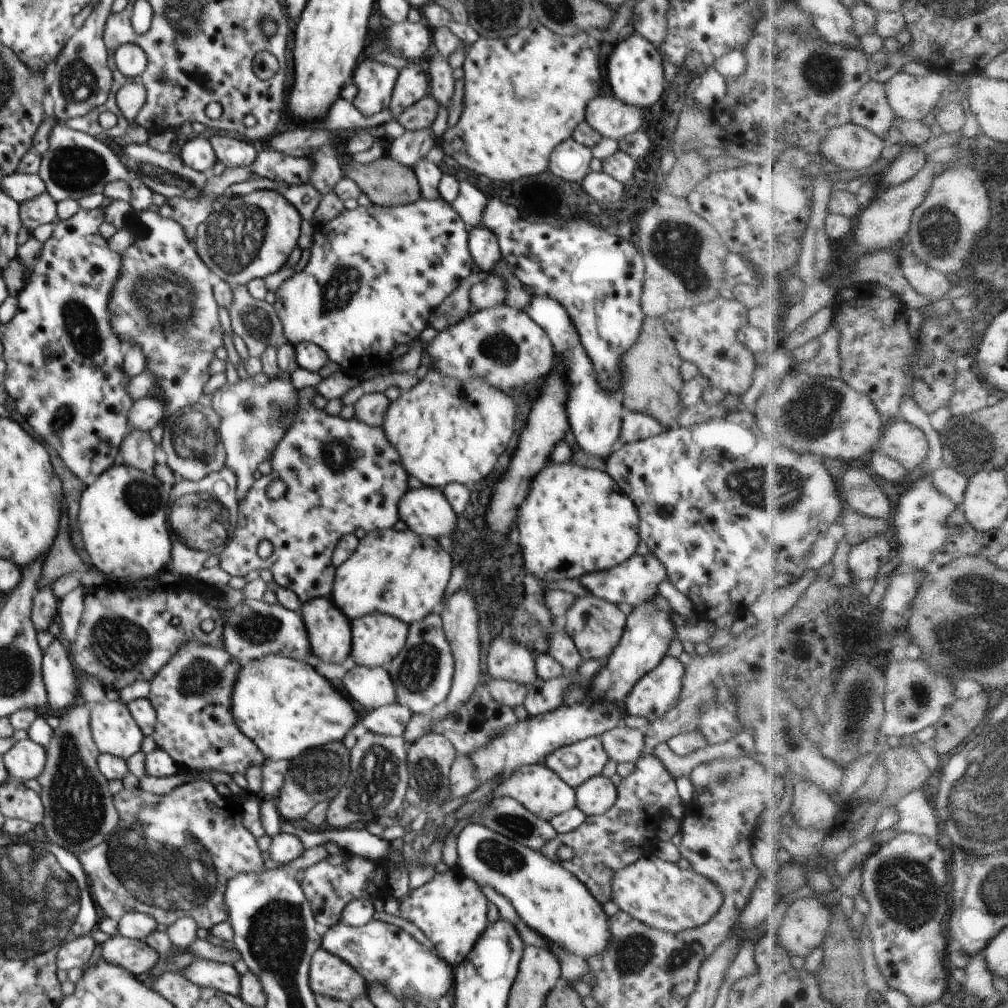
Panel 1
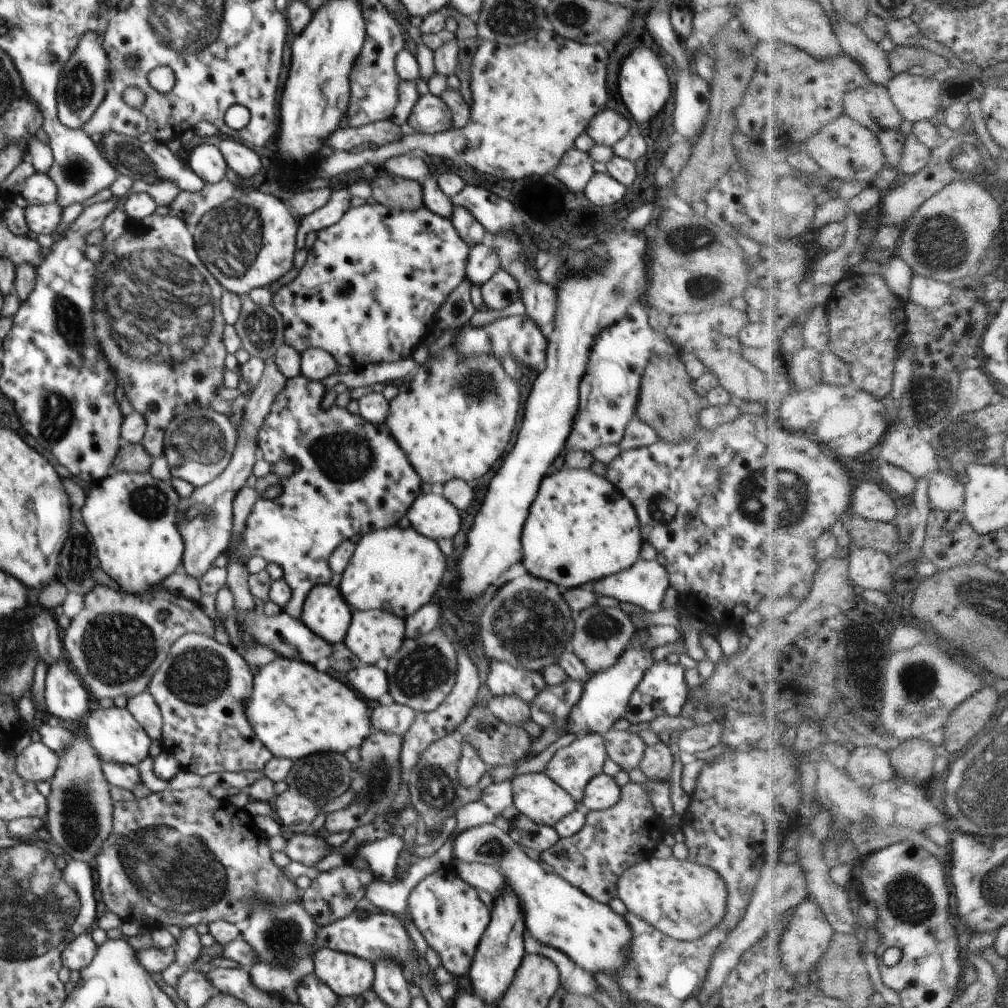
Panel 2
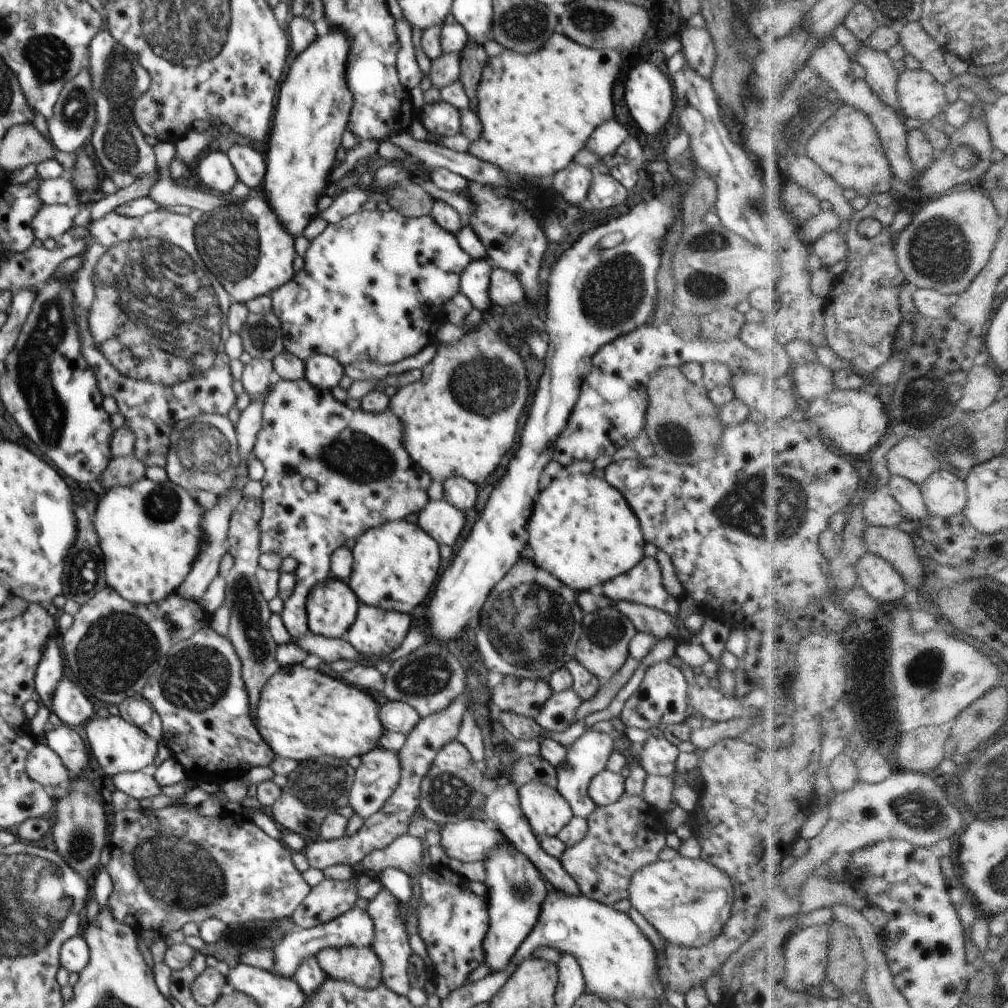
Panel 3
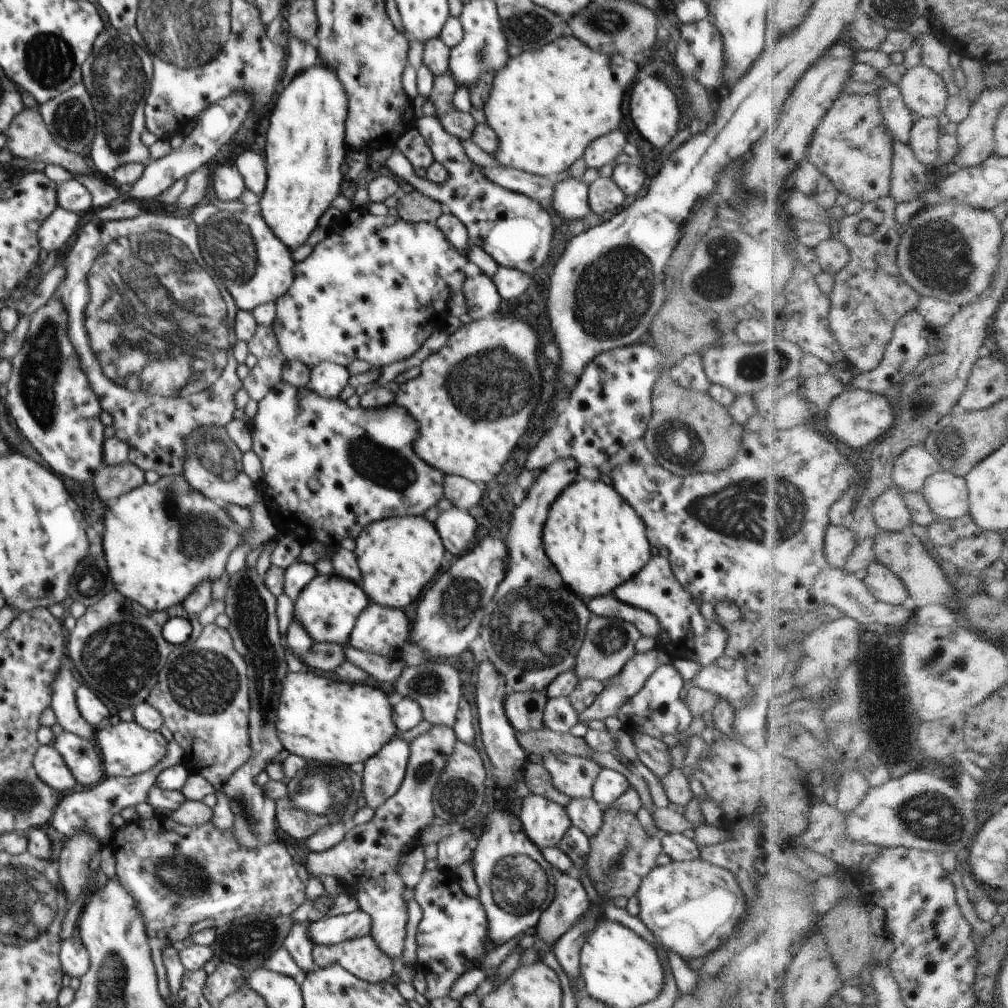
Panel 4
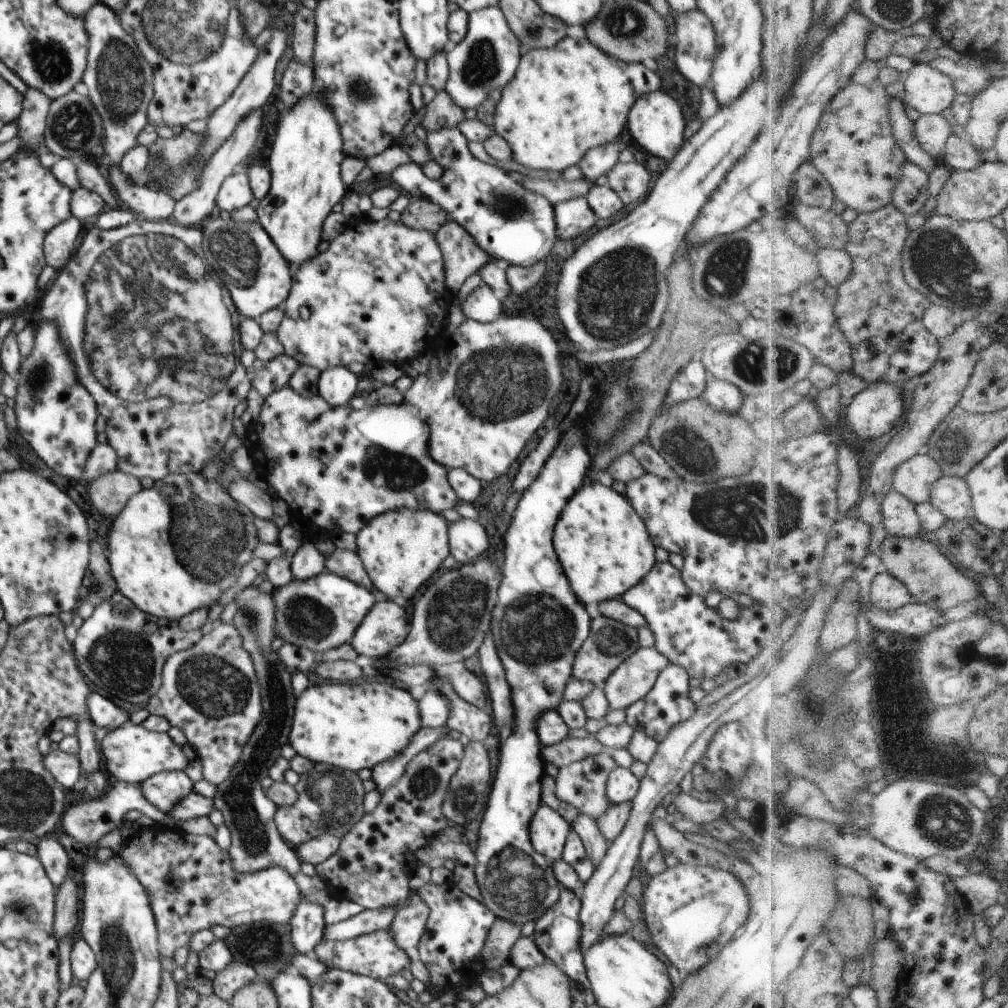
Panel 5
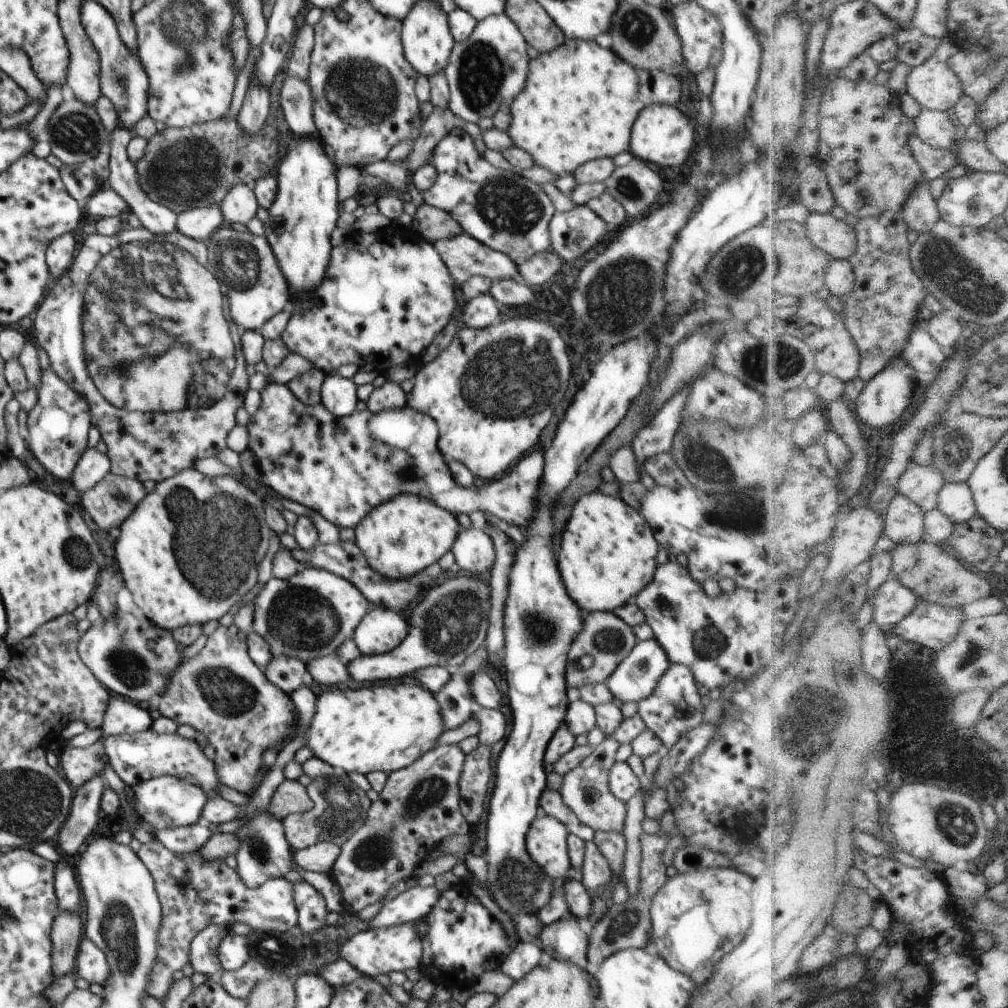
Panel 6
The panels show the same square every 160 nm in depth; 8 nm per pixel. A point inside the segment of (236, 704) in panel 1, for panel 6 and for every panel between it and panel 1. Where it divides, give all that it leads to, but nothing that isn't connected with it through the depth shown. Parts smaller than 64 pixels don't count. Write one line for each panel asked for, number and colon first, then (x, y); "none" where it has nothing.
2: (295, 710)
3: (303, 714)
4: (319, 719)
5: (354, 726)
6: (378, 728)

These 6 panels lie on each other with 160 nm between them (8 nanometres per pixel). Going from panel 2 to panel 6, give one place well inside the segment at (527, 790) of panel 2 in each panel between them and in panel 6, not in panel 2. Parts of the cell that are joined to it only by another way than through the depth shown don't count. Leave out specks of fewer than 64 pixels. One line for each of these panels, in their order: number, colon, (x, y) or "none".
3: (547, 811)
4: (545, 822)
5: (548, 831)
6: (546, 842)

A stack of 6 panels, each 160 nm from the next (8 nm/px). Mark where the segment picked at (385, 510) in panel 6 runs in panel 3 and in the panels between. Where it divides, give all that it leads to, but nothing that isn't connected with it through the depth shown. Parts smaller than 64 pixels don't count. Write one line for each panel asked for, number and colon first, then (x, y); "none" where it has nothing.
3: (395, 565)
4: (398, 557)
5: (400, 549)

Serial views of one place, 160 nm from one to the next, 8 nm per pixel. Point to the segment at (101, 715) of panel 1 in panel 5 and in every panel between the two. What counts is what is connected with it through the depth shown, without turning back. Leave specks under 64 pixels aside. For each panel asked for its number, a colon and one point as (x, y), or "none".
2: (115, 735)
3: (119, 746)
4: (128, 749)
5: (133, 754)

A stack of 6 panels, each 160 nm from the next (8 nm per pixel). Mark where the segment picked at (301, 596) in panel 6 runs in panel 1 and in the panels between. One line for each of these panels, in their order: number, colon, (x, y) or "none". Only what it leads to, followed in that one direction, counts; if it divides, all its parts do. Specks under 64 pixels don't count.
1: (329, 630)
2: (325, 612)
3: (331, 606)
4: (328, 608)
5: (323, 612)

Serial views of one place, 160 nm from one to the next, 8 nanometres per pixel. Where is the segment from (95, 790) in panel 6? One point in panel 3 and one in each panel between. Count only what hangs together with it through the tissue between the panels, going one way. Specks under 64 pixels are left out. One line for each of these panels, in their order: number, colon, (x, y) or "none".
3: (51, 670)
4: (63, 702)
5: (89, 756)

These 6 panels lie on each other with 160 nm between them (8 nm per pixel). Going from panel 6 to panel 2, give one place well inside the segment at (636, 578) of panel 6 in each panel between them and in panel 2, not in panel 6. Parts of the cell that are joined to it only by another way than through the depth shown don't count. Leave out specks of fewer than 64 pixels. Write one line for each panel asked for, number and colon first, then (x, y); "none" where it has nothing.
2: (580, 528)
3: (582, 530)
4: (596, 541)
5: (604, 548)

